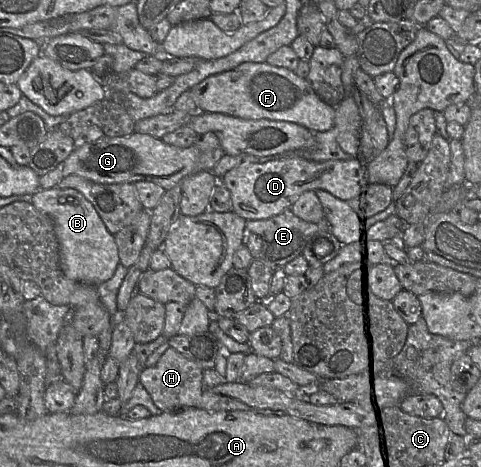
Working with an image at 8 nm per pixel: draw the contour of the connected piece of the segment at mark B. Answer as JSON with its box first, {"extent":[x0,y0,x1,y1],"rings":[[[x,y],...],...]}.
{"extent":[29,187,120,286],"rings":[[[58,187],[40,189],[29,197],[29,201],[53,220],[59,244],[60,267],[68,279],[97,286],[114,275],[120,263],[114,236],[94,206],[79,191]]]}

